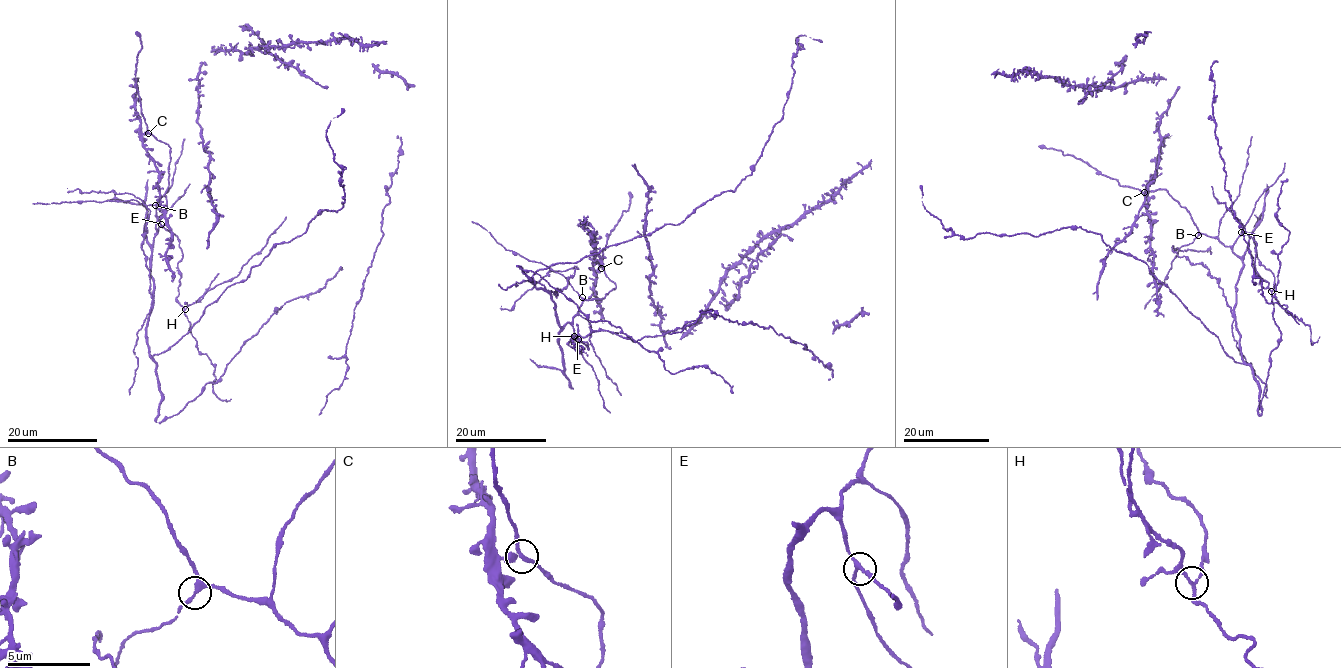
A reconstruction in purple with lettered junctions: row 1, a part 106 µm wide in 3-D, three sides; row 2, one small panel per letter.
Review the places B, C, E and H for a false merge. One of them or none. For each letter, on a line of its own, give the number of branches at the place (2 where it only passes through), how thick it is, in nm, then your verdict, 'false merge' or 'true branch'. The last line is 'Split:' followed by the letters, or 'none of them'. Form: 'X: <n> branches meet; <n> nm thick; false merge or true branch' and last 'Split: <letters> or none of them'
B: 3 branches meet; 220 nm thick; true branch
C: 3 branches meet; 170 nm thick; true branch
E: 3 branches meet; 190 nm thick; true branch
H: 3 branches meet; 150 nm thick; false merge
Split: H

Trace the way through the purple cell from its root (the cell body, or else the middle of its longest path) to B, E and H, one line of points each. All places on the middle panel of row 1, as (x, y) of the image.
B: (533, 281), (537, 289), (549, 292), (561, 328), (577, 313), (582, 297)
E: (533, 281), (537, 289), (549, 292), (561, 328), (569, 322), (578, 339)
H: (533, 281), (549, 292), (561, 328), (569, 322), (588, 348), (578, 340), (569, 345), (574, 336)

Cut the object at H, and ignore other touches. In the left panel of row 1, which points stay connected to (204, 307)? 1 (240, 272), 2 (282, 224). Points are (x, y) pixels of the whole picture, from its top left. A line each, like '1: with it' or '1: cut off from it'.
1: cut off from it
2: cut off from it

